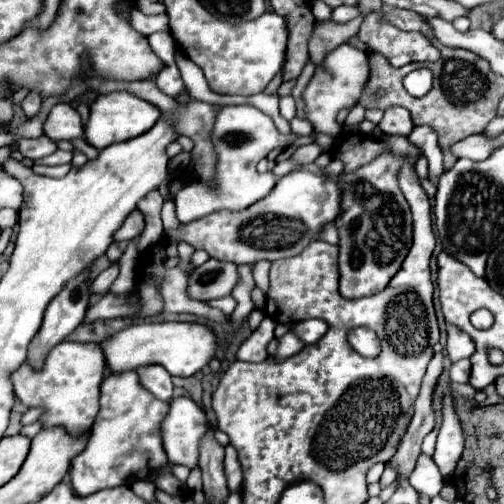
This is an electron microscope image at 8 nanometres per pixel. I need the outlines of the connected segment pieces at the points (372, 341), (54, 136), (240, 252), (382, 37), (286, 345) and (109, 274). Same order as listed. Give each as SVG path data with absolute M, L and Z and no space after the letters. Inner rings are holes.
M353 328L349 332L349 342L361 356L377 356L377 352L379 352L377 334L369 328Z
M53 106L49 118L43 126L45 136L51 140L71 140L83 134L83 128L77 128L77 112L71 106Z
M303 168L279 178L275 188L245 210L219 210L169 232L171 238L189 242L195 248L209 252L211 258L233 264L255 264L259 260L281 260L303 252L313 242L319 228L333 222L339 212L339 192L331 178L311 174Z
M385 8L367 14L357 36L369 48L381 52L391 66L399 68L409 62L434 62L439 58L439 50L421 32L403 32L387 24L383 16Z
M289 330L283 338L279 338L279 348L277 348L277 354L273 358L289 358L297 352L301 352L305 344L301 342L301 338L297 336L295 330Z
M111 264L107 270L103 270L91 284L91 290L93 292L107 292L109 286L113 284L113 280L117 278L119 274L119 264Z

